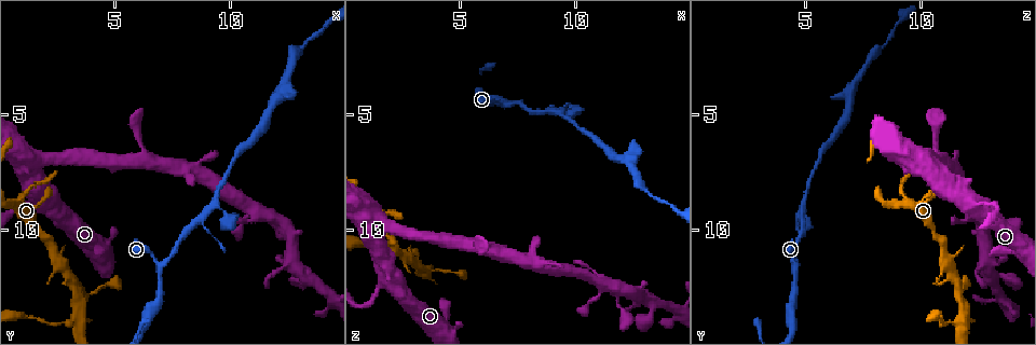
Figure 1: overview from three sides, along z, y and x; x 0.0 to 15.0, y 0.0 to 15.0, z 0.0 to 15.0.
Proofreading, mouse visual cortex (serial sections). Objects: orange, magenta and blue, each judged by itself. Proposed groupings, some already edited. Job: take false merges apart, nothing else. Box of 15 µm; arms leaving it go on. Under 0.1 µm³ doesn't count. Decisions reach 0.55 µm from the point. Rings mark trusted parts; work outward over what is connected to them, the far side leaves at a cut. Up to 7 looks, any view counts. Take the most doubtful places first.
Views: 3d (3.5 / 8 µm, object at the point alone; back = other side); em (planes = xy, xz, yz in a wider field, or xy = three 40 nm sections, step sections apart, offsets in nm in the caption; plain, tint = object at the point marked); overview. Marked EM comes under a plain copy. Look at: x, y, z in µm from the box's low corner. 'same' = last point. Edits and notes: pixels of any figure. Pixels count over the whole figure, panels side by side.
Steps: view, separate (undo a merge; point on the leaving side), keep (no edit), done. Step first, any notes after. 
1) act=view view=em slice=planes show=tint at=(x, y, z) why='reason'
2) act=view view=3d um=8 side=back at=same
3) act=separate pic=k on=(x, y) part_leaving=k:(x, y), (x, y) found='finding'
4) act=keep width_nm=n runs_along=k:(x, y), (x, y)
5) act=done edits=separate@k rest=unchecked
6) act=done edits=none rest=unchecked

act=view view=3d um=8 at=(6.9, 11.6, 4.5) why='a narrow waist'

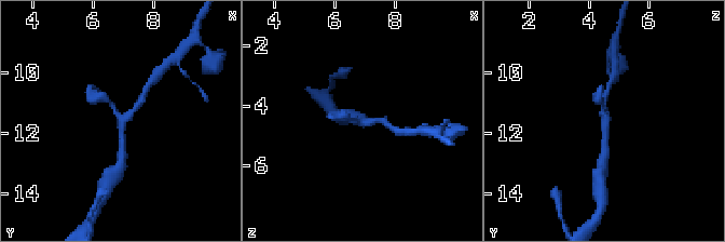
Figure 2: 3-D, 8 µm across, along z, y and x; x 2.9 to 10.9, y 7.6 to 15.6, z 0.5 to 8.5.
act=view view=em slice=xy step=3 show=tint at=(6.9, 11.6, 4.6)

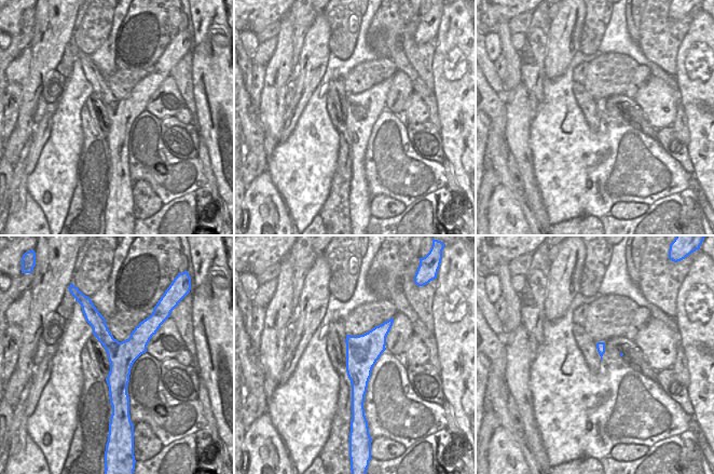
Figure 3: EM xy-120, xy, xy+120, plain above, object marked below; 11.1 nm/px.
act=keep found='continuous, no second cell'

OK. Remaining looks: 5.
act=view view=3d um=3.5 at=(9.9, 9.5, 4.8) why='thick turns thin'

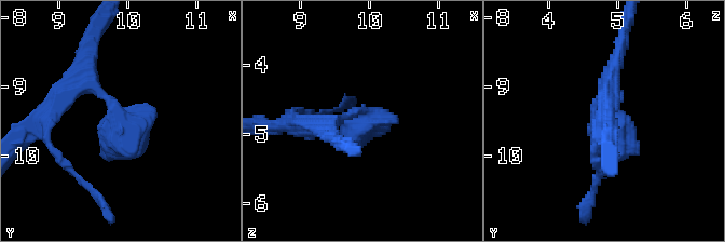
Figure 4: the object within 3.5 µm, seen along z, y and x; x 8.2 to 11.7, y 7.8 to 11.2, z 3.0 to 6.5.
act=view view=em slice=planes show=tint at=(9.85, 9.50, 4.75)

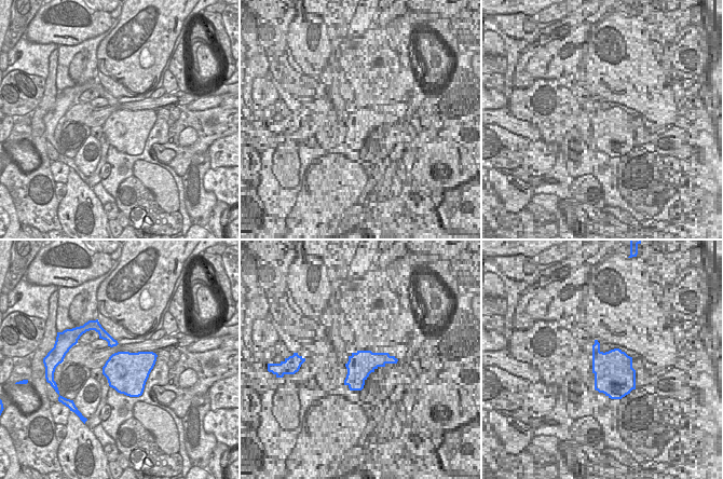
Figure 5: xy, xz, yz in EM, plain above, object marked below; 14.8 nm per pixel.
act=keep found='all the same cell'

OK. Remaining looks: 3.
act=view view=3d um=3.5 at=(3.4, 13.7, 11.9) why='side arm on a straight run'

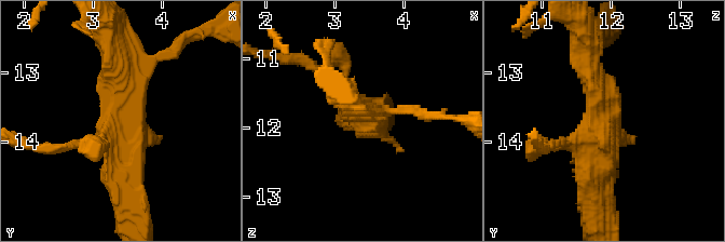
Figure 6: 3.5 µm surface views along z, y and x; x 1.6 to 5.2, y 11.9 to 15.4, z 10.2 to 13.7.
act=view view=em slice=xy step=2 show=tint at=(3.45, 13.65, 11.90) why='now the EM'

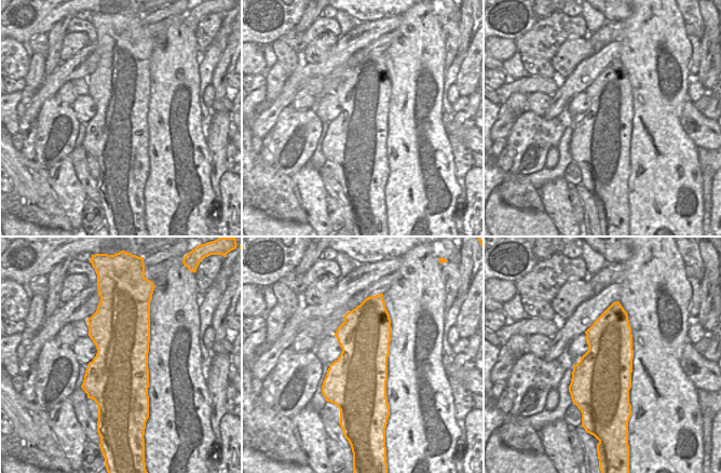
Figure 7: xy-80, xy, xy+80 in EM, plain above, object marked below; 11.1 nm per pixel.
act=keep runs_along=6:(112, 51), (126, 115), (83, 144) found='one cell here'

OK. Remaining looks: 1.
act=done edits=none rest=unchecked

